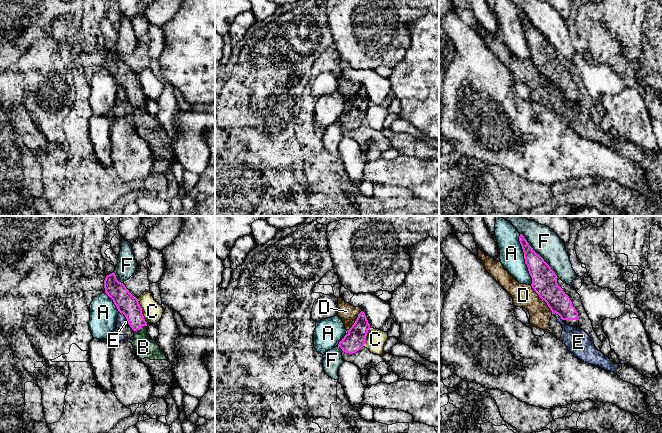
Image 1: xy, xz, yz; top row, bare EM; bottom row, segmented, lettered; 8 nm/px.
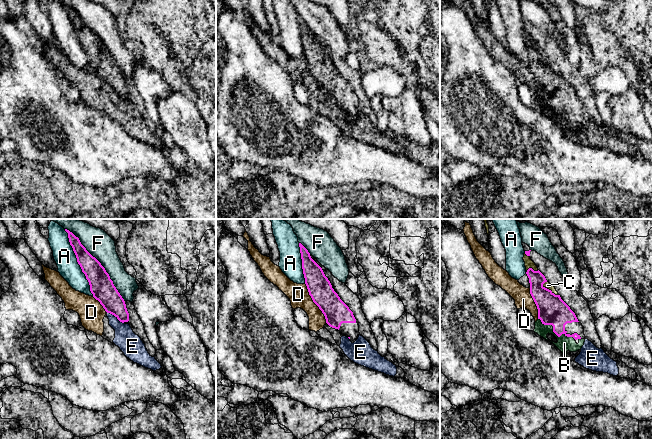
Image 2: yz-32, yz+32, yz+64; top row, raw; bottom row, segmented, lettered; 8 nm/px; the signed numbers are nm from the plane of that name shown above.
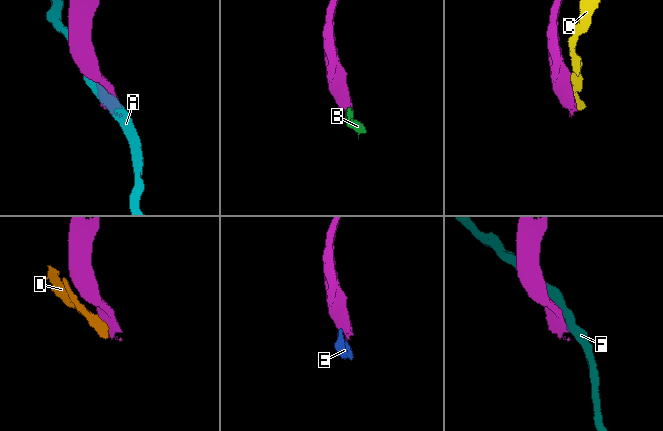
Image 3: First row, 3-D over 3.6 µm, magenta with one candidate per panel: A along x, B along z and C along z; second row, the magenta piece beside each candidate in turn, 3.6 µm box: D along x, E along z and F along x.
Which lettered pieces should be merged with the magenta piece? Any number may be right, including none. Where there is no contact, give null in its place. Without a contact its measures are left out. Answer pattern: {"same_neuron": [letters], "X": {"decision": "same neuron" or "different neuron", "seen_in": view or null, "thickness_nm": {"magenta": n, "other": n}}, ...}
{"same_neuron": ["B"], "A": {"decision": "different neuron", "seen_in": "yz", "thickness_nm": {"magenta": 200, "other": 190}}, "B": {"decision": "same neuron", "seen_in": "xy", "thickness_nm": {"magenta": 170, "other": 150}}, "C": {"decision": "different neuron", "seen_in": "xy", "thickness_nm": {"magenta": 170, "other": 160}}, "D": {"decision": "different neuron", "seen_in": "yz", "thickness_nm": {"magenta": 200, "other": 180}}, "E": {"decision": "different neuron", "seen_in": "xy", "thickness_nm": {"magenta": 170, "other": 90}}, "F": {"decision": "different neuron", "seen_in": "yz", "thickness_nm": {"magenta": 200, "other": 220}}}

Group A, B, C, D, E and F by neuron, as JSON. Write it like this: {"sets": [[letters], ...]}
{"sets": [["A"], ["B"], ["C"], ["D", "E"], ["F"]]}

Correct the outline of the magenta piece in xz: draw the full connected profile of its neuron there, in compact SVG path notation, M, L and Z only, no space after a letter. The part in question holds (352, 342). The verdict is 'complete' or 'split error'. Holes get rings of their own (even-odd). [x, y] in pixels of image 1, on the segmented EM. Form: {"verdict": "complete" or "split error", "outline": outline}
{"verdict": "complete", "outline": "M361 311L355 323L347 330L348 333L339 342L338 347L345 353L356 353L364 346L369 329L370 324L368 323L367 317Z"}

